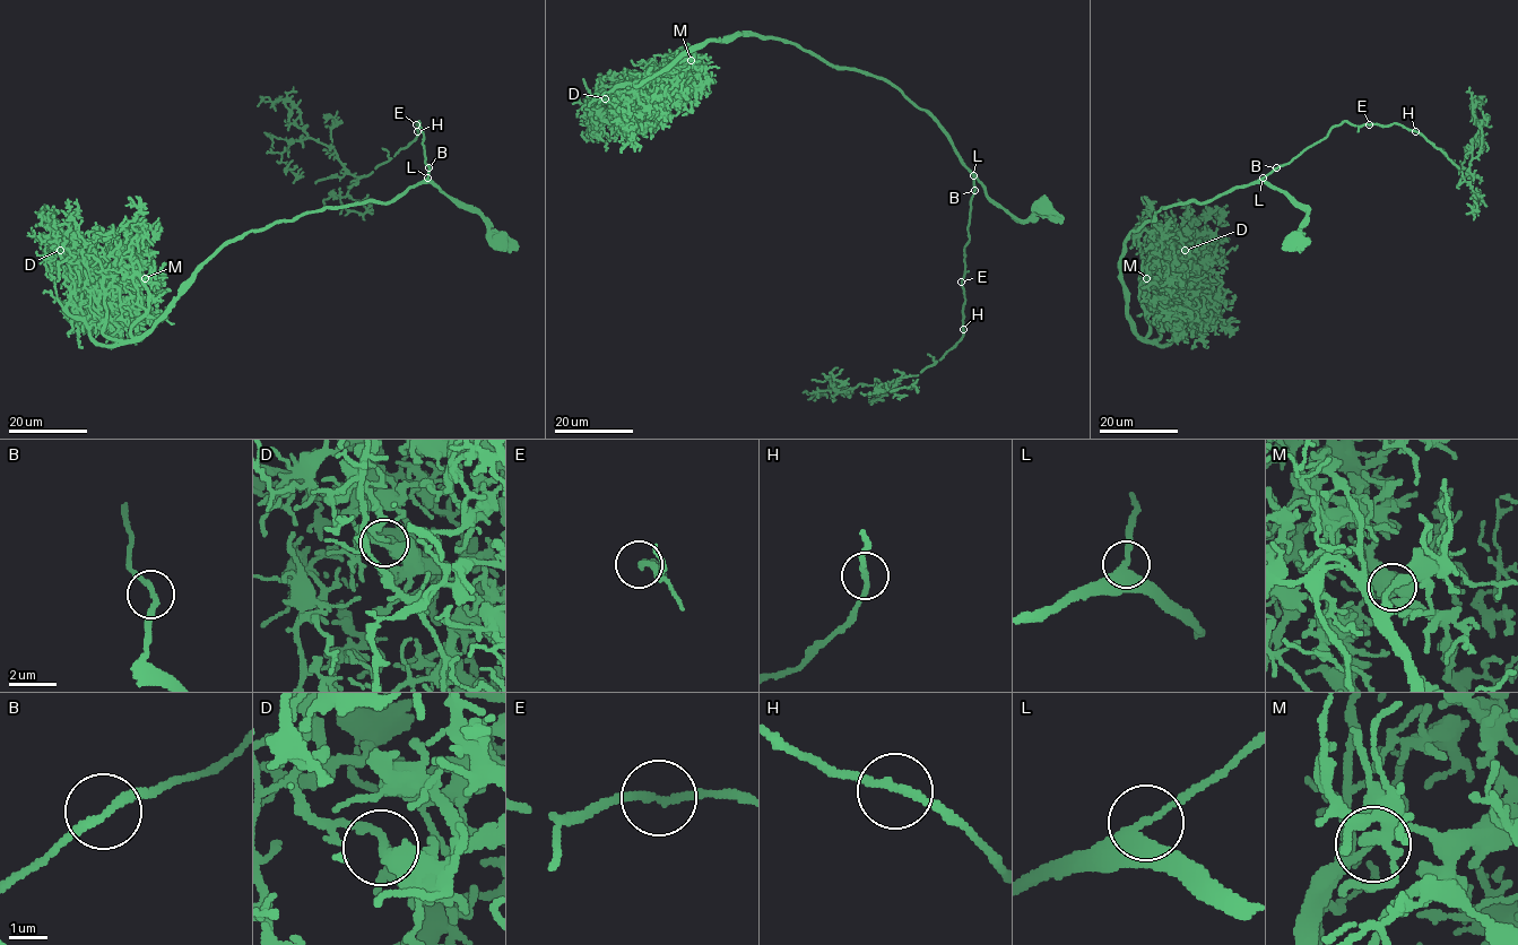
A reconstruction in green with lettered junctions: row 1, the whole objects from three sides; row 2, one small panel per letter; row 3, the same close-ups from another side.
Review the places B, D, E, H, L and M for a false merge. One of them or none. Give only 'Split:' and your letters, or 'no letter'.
Split: no letter

